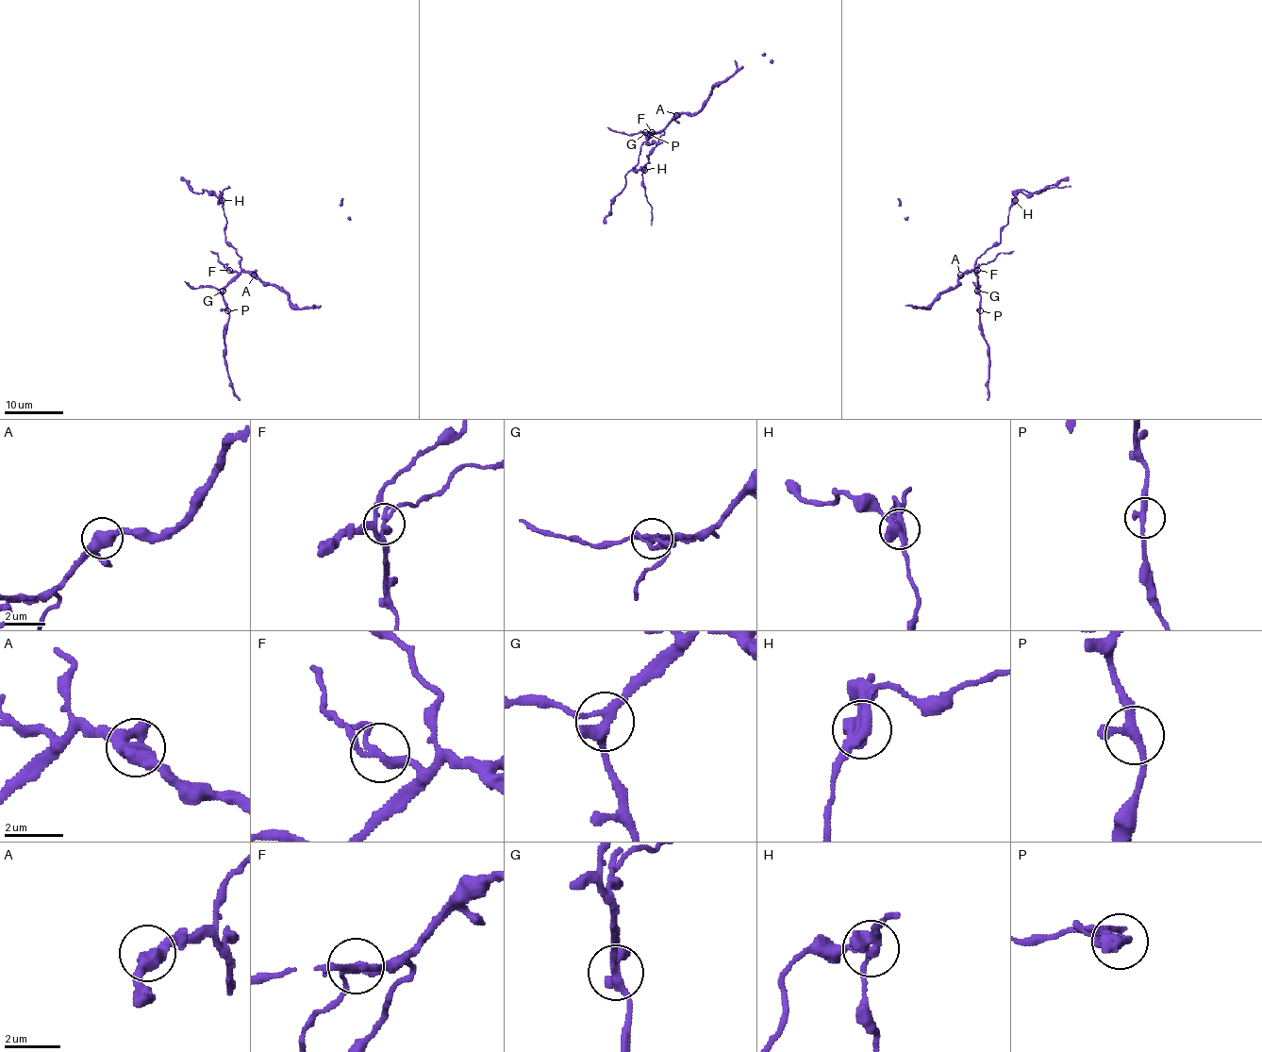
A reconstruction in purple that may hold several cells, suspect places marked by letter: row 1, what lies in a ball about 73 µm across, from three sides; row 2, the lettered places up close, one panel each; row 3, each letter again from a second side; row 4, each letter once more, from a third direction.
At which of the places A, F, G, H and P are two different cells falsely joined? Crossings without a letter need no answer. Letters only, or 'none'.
F, H

